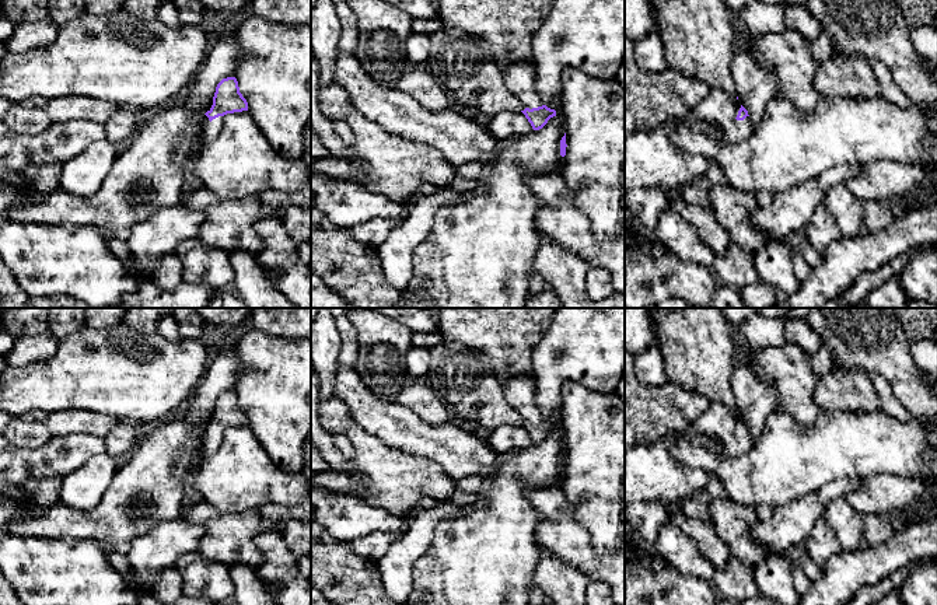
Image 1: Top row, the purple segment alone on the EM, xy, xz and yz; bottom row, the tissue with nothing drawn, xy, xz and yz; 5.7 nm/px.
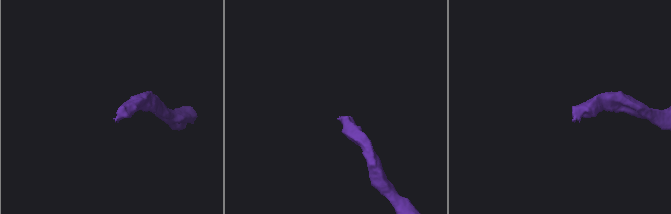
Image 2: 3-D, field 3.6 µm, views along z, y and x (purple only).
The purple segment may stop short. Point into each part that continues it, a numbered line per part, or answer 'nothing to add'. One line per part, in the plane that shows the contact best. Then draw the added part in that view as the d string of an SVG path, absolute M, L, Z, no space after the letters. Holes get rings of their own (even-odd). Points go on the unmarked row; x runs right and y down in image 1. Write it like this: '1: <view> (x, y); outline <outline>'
1: yz (651, 474); outline M710 403L688 431L629 450L625 454L625 508L633 501L660 501L672 508L693 492L705 489L712 475L685 466L672 457L672 447L679 438L702 434L719 441L730 457L744 454L754 444L749 430L735 433L740 422L741 417L724 405Z

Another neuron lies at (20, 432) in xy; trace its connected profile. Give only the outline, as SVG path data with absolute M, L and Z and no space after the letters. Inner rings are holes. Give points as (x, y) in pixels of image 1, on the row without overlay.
M24 416L11 417L3 436L11 445L22 448L41 448L53 436L48 430L45 420L29 420Z

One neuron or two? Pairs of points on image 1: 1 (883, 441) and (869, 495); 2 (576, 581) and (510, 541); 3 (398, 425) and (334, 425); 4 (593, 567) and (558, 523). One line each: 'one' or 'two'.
1: two
2: two
3: two
4: one

